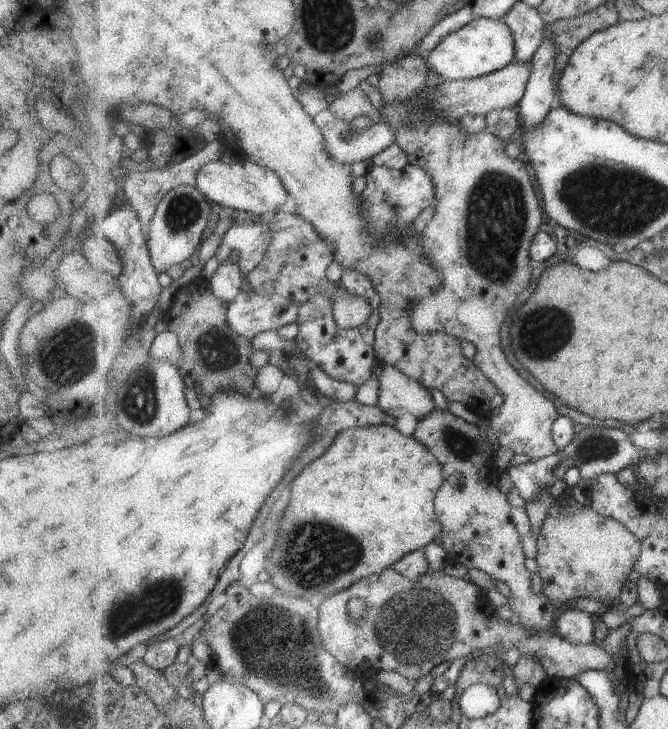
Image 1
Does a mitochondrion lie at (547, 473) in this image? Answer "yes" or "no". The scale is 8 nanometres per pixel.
no

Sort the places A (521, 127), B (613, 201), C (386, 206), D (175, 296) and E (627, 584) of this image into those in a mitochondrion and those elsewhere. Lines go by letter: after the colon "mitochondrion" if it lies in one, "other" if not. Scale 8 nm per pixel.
A: other
B: mitochondrion
C: mitochondrion
D: other
E: other

